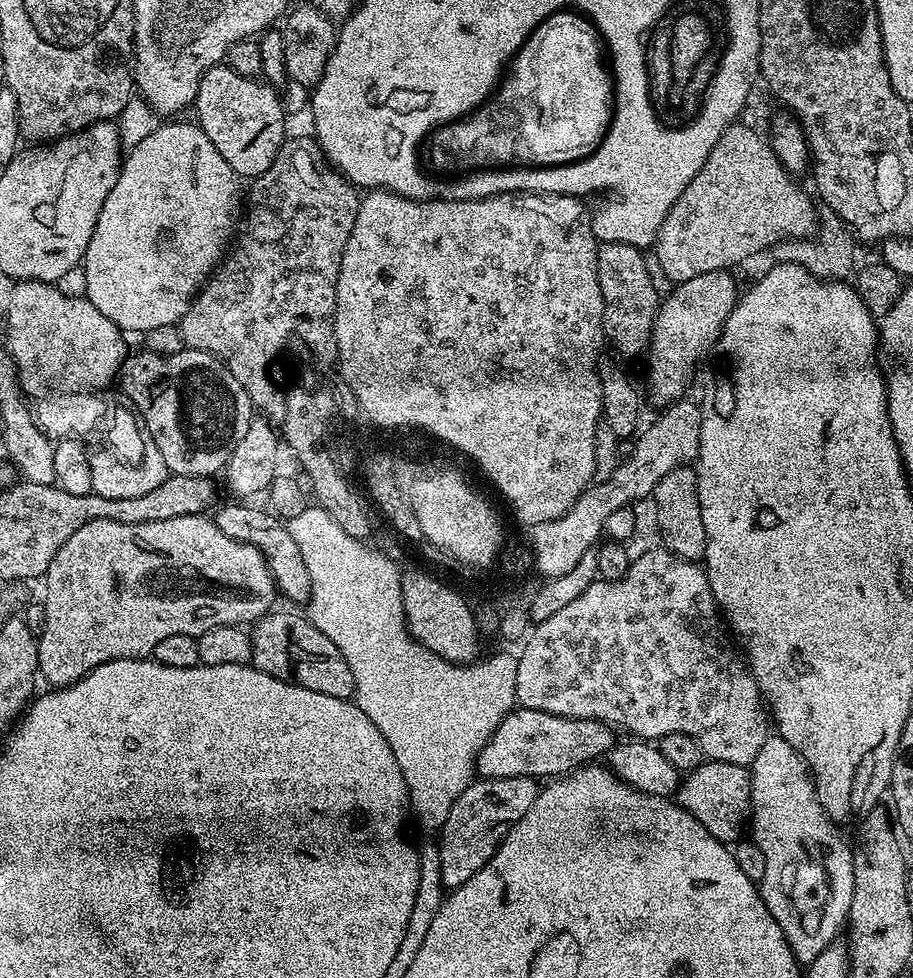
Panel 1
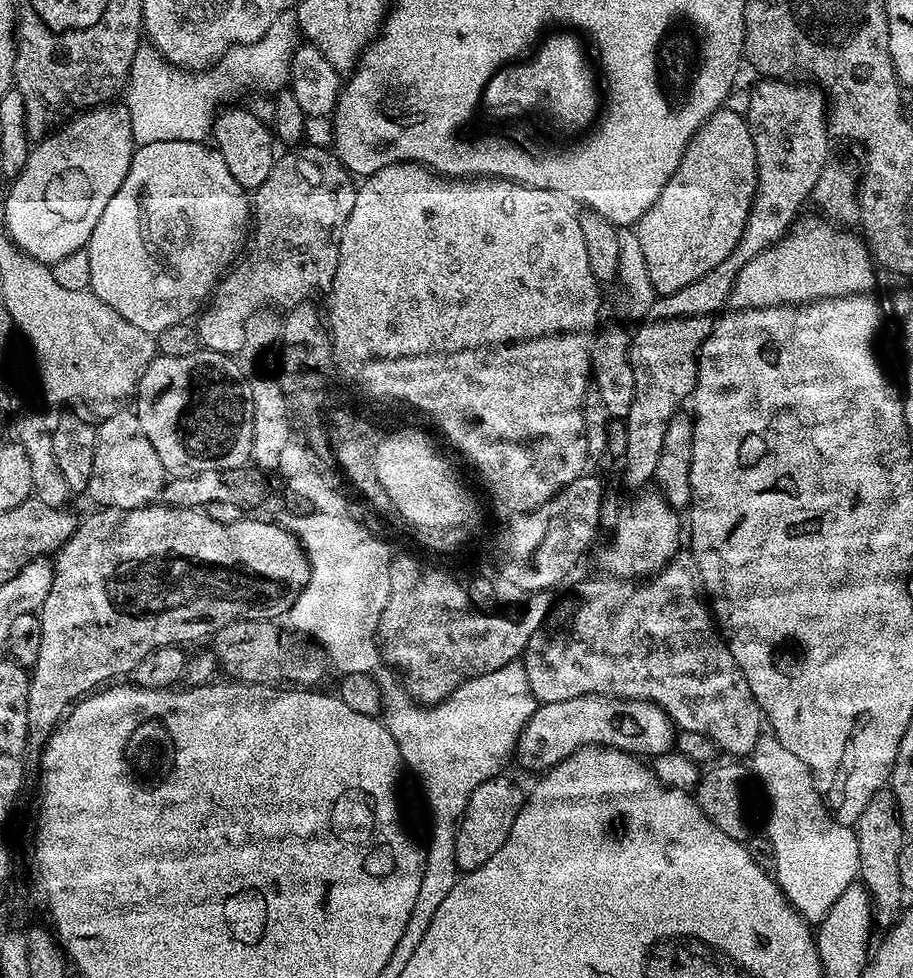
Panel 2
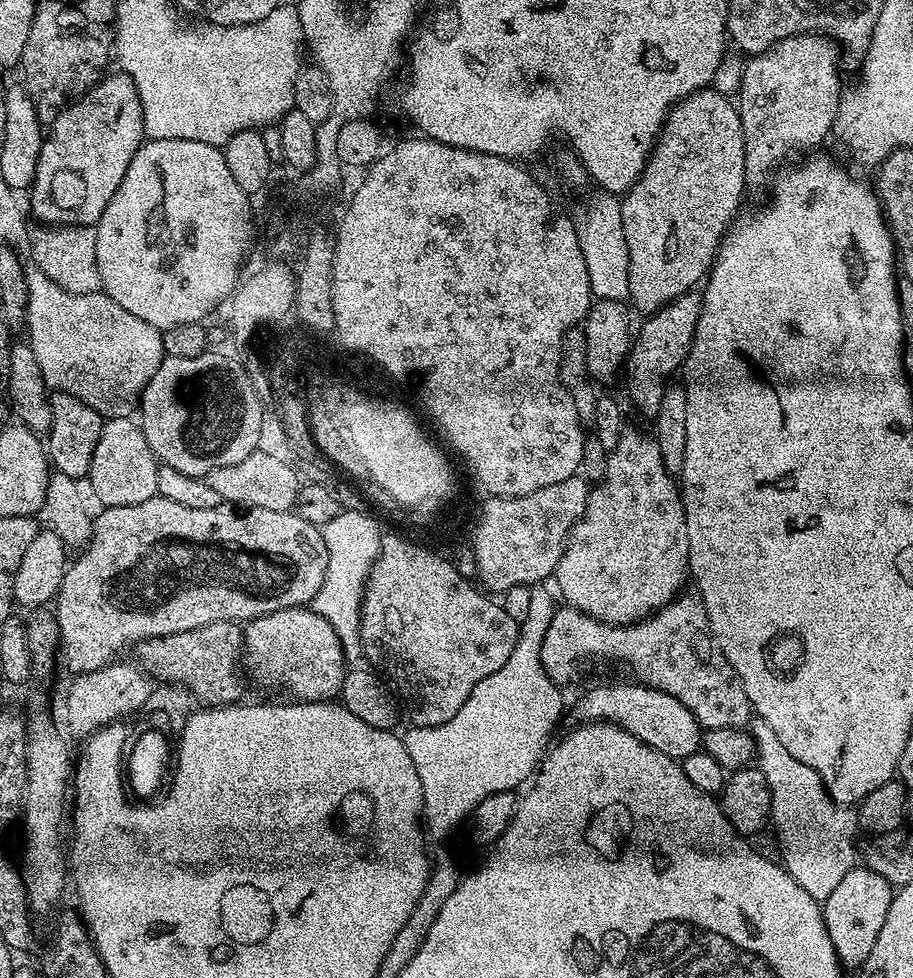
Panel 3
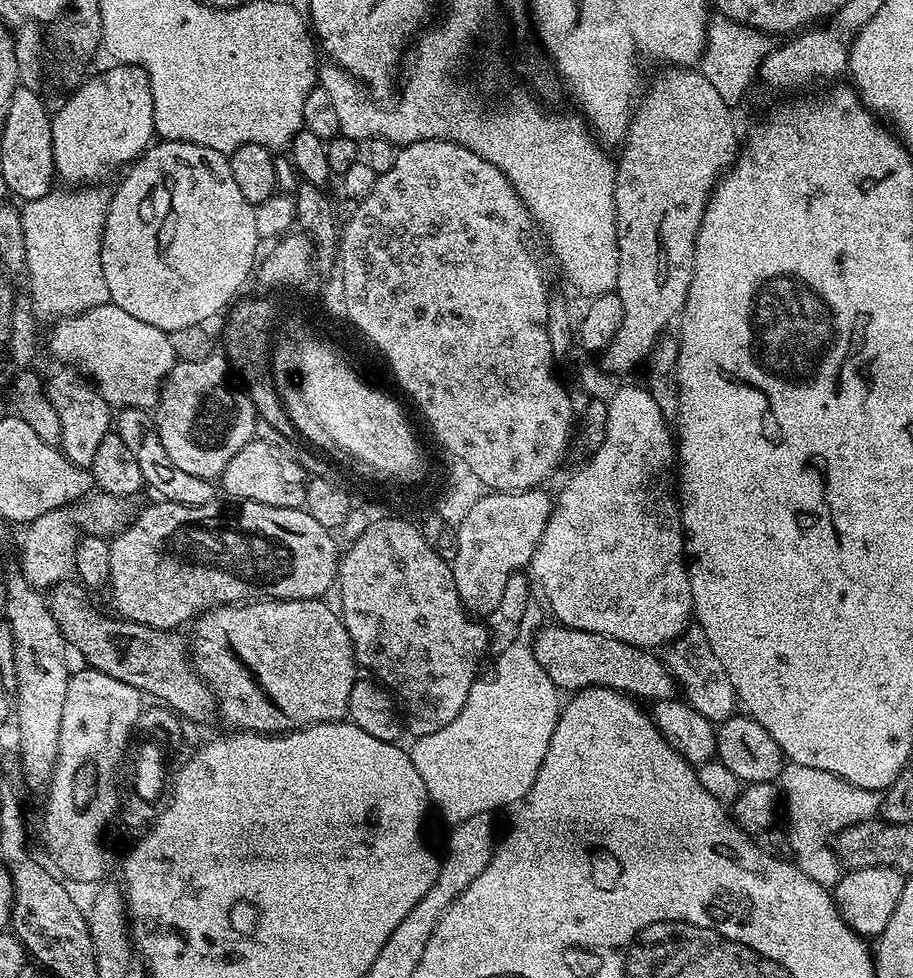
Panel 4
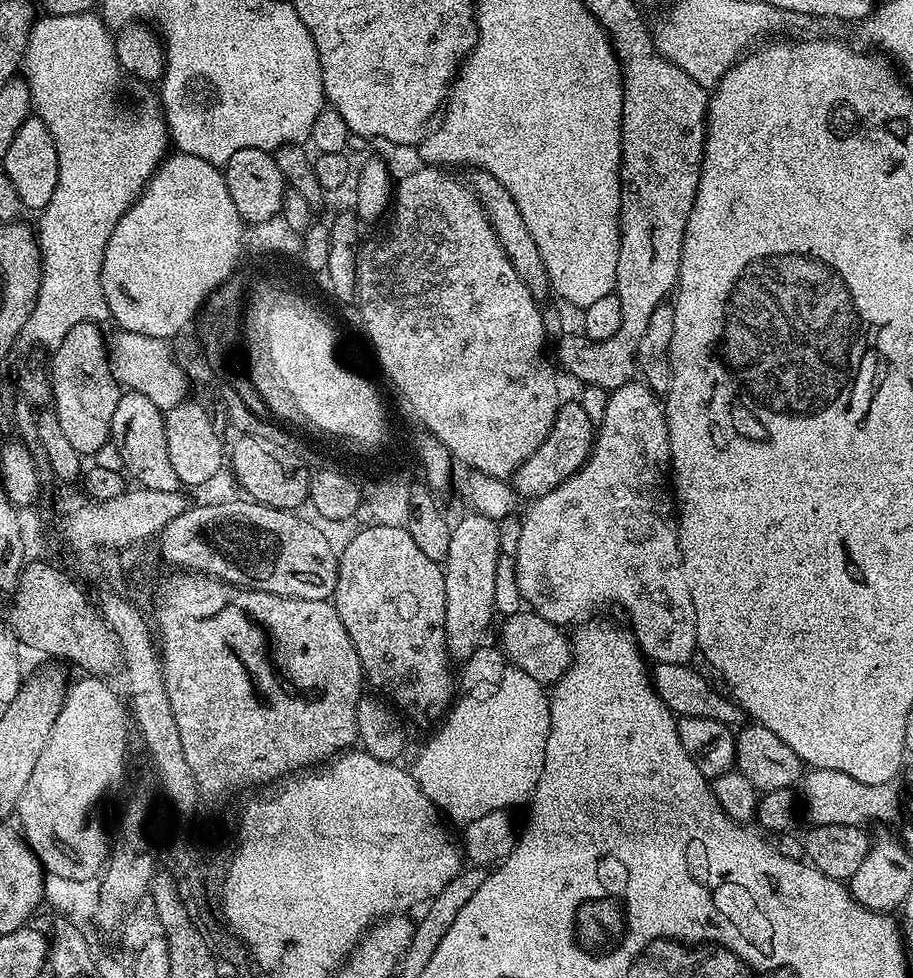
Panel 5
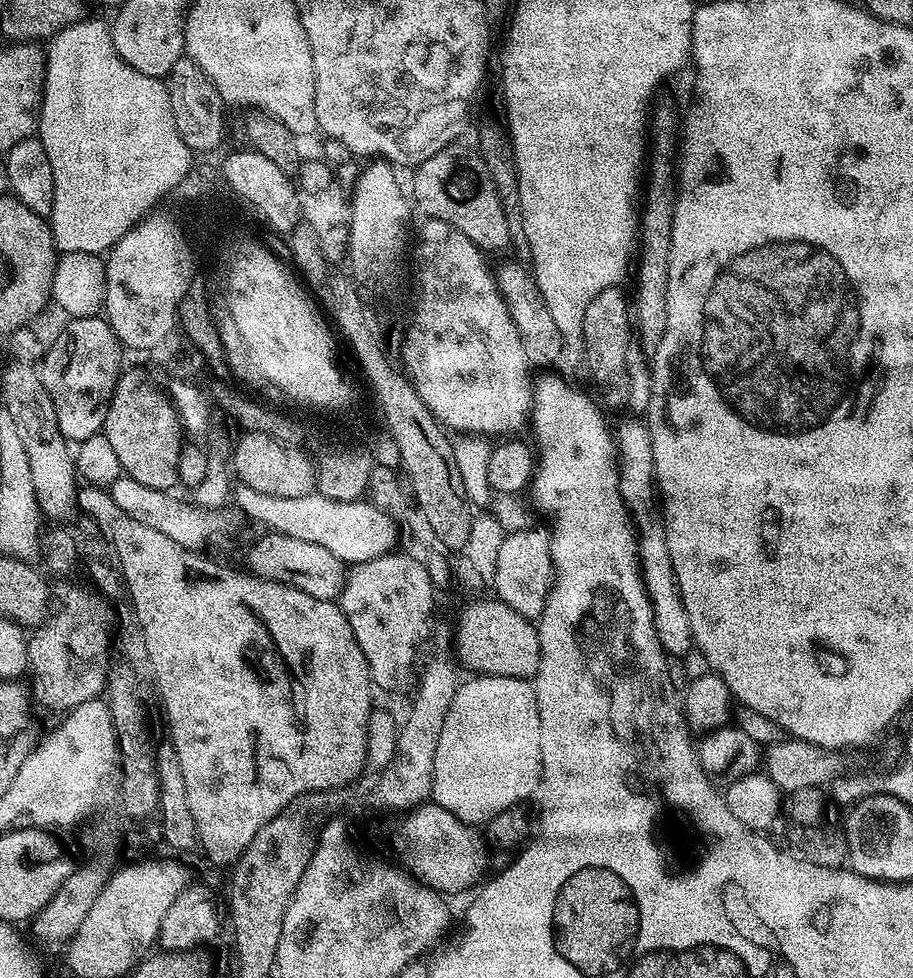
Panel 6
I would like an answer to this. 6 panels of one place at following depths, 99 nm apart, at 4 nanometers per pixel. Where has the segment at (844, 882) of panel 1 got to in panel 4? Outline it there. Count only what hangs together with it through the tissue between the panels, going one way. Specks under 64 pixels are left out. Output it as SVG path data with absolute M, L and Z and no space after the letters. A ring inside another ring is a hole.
M785 763L780 773L778 787L782 793L782 812L788 815L786 831L796 867L814 878L823 888L835 889L842 875L842 865L836 859L833 848L837 834L846 826L874 820L880 816L880 792L854 786L849 780L830 774L826 770L814 770L814 766Z

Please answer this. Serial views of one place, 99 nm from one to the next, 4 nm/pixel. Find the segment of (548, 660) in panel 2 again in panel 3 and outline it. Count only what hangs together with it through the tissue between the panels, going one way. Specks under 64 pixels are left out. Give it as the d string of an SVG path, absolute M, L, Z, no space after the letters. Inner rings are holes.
M695 590L681 591L669 604L634 624L604 624L576 608L557 607L542 638L541 658L542 667L557 686L570 683L579 674L580 664L587 660L629 664L639 683L678 698L704 730L743 729L753 715L746 690L716 644L706 606Z

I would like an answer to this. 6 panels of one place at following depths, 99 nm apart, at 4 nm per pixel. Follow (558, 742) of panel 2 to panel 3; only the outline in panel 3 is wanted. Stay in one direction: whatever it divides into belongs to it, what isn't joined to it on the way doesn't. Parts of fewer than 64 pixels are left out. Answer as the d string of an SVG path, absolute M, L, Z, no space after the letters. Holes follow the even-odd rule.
M600 684L592 688L576 704L577 721L611 722L622 730L634 734L646 746L666 754L670 759L683 762L690 754L701 751L702 729L699 722L678 702L657 688L646 684Z

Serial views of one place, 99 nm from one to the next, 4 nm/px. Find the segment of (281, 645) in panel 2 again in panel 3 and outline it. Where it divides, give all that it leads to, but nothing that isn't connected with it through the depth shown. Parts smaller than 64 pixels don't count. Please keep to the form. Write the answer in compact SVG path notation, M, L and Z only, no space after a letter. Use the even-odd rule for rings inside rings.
M223 620L198 626L198 630L182 630L182 634L166 634L141 640L135 645L134 652L139 667L143 668L149 677L188 689L197 705L222 708L226 704L237 703L243 697L240 696L244 692L245 680L242 675L243 647L244 634L241 625L231 620Z

